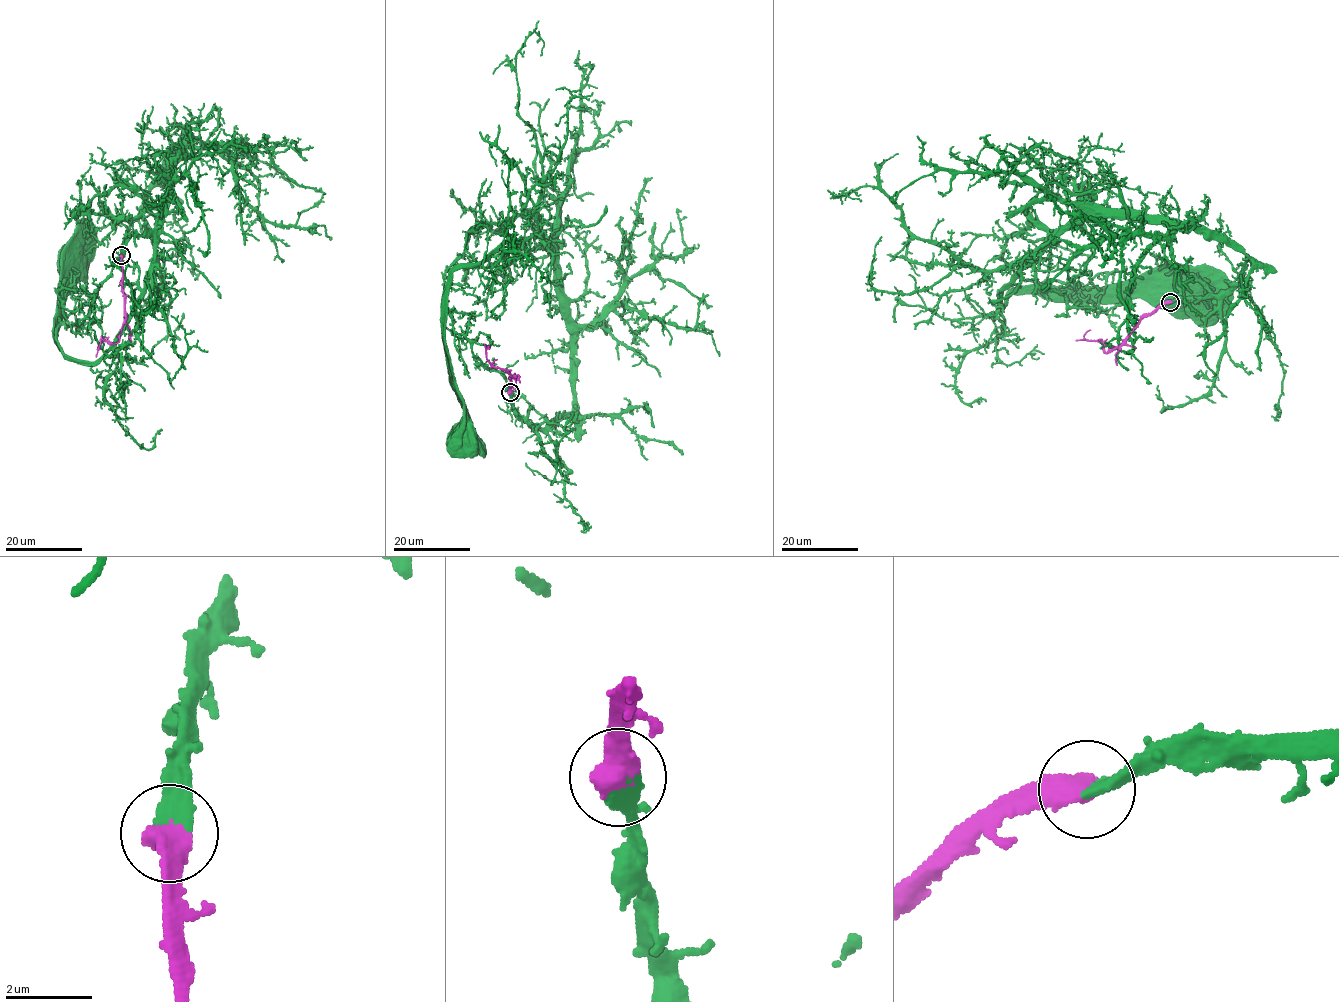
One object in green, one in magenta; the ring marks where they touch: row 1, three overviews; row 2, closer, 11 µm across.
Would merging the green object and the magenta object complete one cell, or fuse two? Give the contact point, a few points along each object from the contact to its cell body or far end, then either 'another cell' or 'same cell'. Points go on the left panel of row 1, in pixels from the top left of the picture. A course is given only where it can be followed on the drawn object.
place (121, 255); course green (121, 255), (185, 132), (140, 301), (96, 361), (64, 358), (54, 340), (74, 278), (68, 259); course magenta (121, 255), (125, 321), (116, 343), (104, 341), (97, 349), (102, 336); same cell

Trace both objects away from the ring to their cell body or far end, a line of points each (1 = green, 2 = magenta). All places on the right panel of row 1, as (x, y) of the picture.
1: (1170, 302), (1230, 288), (1250, 257), (1186, 225), (1087, 219), (1023, 264), (1002, 306), (1058, 288), (1206, 297)
2: (1170, 302), (1163, 303), (1145, 316), (1122, 343), (1108, 352), (1105, 353), (1102, 343), (1084, 338), (1090, 330)

